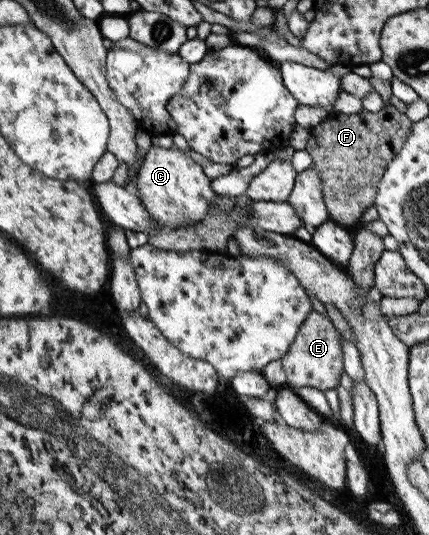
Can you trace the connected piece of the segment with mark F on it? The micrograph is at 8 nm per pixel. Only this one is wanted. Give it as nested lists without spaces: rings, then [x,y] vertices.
[[[387,102],[376,113],[364,108],[352,115],[332,111],[326,120],[310,128],[305,150],[321,175],[323,202],[332,221],[352,228],[362,220],[364,212],[374,205],[382,174],[402,149],[412,124],[404,112]]]

